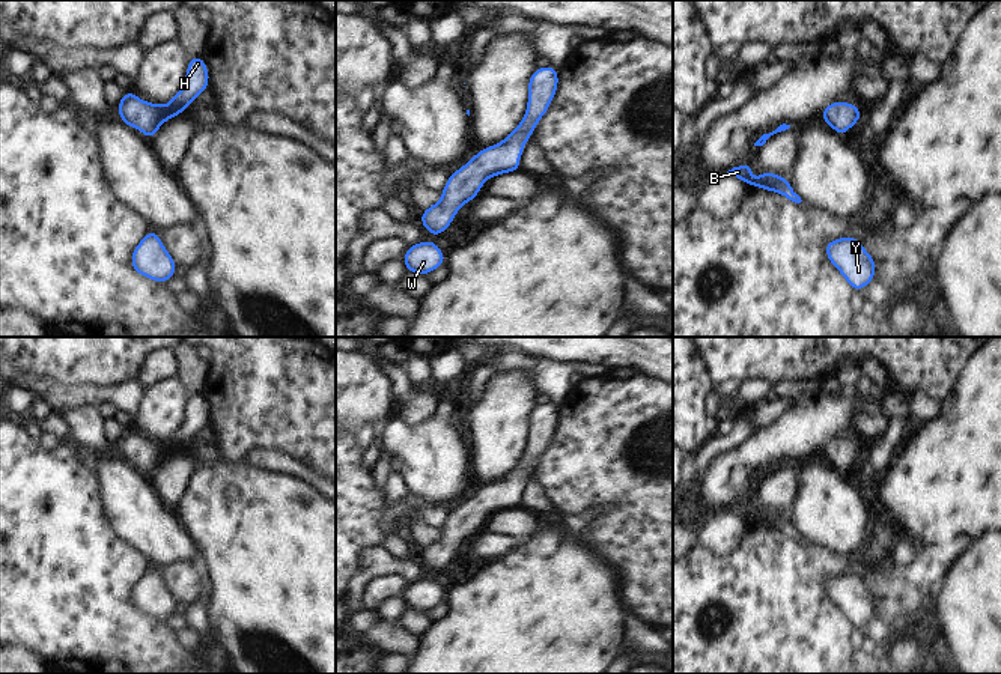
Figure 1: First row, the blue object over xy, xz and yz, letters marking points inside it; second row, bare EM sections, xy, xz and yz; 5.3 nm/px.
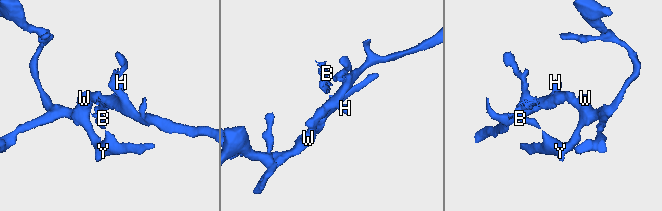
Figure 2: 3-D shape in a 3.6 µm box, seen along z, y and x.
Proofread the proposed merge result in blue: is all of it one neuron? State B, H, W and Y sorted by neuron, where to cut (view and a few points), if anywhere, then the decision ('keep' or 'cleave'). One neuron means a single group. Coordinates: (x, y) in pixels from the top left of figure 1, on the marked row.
B H W Y; no cut; keep

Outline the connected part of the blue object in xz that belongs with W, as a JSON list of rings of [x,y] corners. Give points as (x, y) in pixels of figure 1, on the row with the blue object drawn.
[[[434,241],[415,242],[406,248],[402,260],[408,272],[427,275],[446,263],[446,256]]]

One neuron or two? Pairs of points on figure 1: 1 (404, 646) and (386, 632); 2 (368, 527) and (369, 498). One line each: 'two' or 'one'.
1: one
2: one

